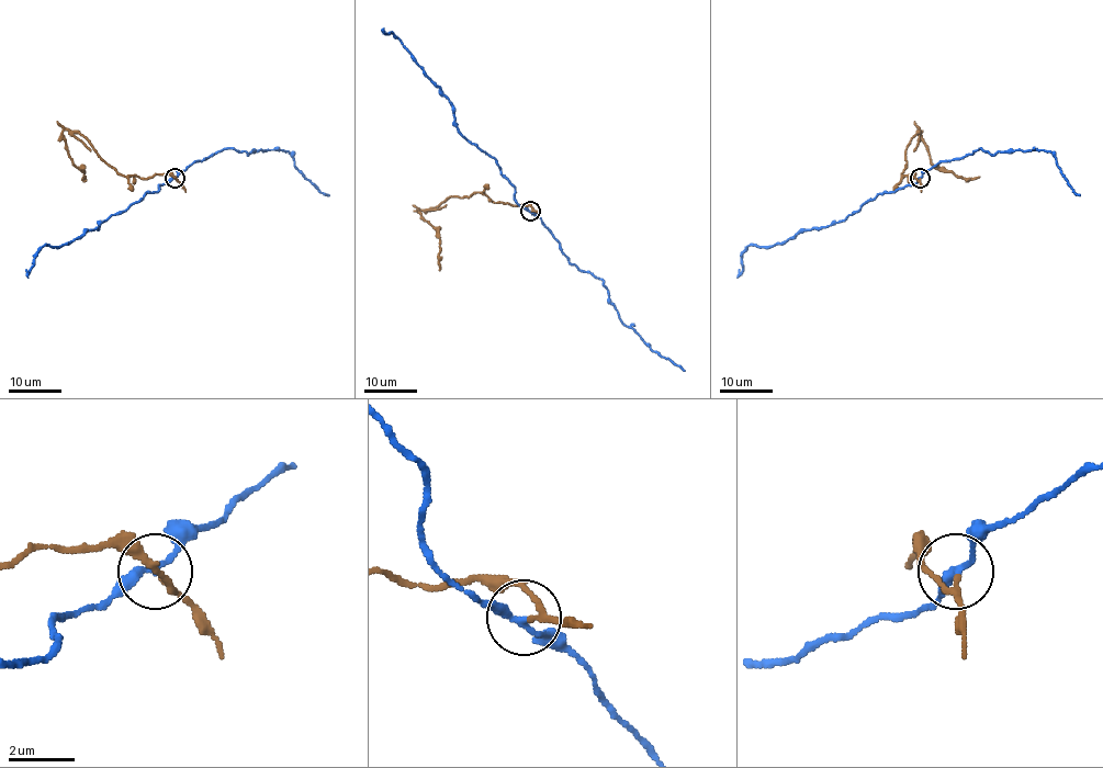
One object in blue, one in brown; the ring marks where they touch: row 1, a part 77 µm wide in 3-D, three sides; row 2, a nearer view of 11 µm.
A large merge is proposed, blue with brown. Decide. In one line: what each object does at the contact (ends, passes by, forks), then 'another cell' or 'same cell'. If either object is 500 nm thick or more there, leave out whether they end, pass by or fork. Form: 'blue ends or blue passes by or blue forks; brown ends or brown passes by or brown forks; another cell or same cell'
blue passes by; brown passes by; another cell

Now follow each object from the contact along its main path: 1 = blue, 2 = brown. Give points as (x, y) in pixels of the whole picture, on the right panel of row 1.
1: (920, 178), (869, 200), (836, 223), (800, 229), (771, 247), (749, 246), (736, 277)
2: (920, 178), (901, 176), (905, 149), (919, 130), (934, 167), (967, 180), (979, 177)

